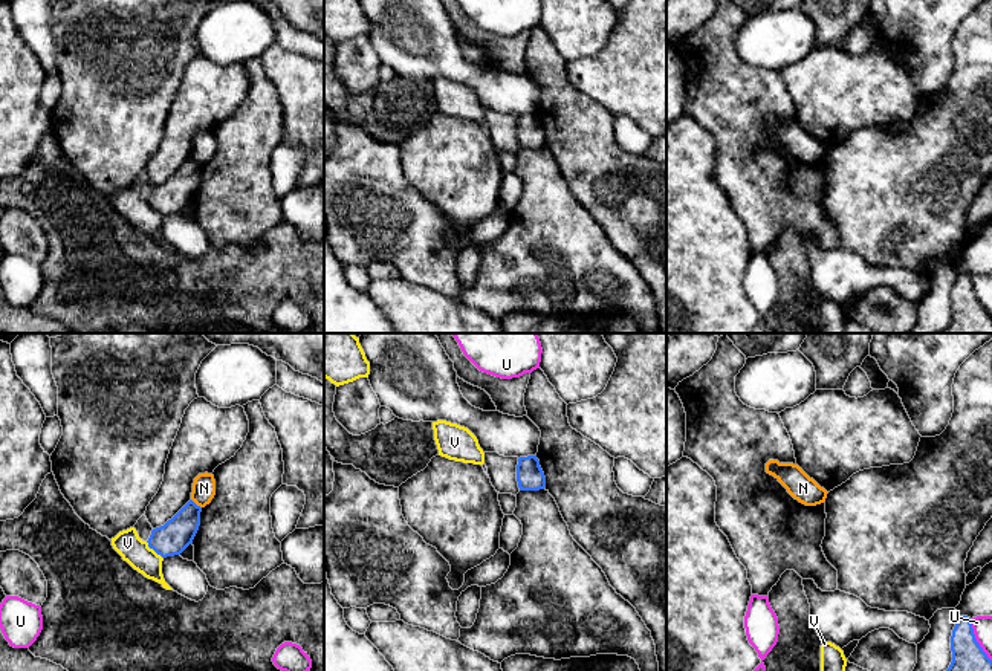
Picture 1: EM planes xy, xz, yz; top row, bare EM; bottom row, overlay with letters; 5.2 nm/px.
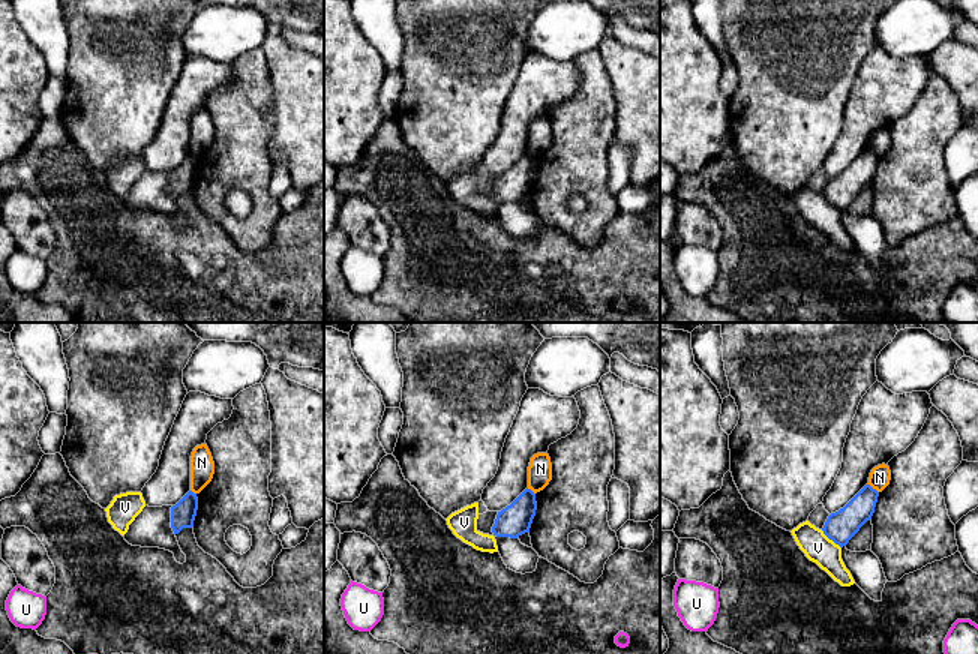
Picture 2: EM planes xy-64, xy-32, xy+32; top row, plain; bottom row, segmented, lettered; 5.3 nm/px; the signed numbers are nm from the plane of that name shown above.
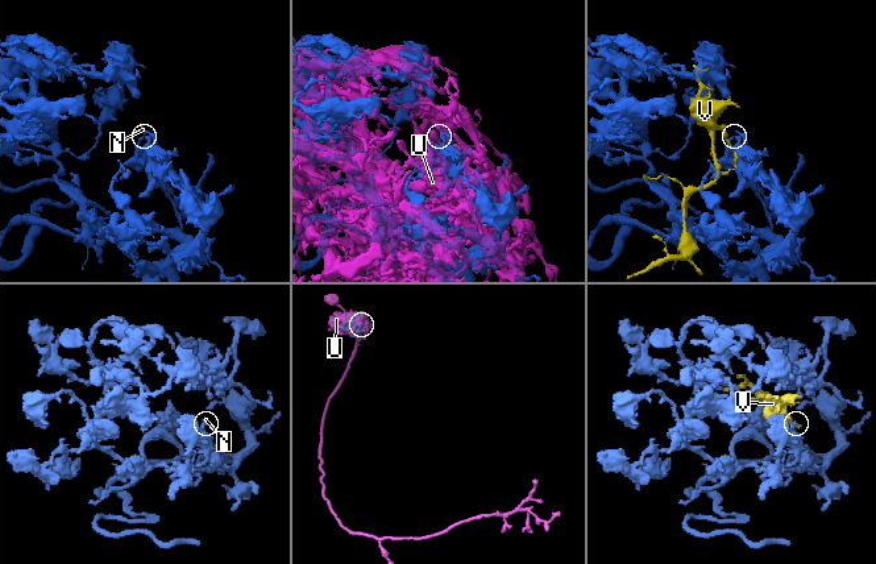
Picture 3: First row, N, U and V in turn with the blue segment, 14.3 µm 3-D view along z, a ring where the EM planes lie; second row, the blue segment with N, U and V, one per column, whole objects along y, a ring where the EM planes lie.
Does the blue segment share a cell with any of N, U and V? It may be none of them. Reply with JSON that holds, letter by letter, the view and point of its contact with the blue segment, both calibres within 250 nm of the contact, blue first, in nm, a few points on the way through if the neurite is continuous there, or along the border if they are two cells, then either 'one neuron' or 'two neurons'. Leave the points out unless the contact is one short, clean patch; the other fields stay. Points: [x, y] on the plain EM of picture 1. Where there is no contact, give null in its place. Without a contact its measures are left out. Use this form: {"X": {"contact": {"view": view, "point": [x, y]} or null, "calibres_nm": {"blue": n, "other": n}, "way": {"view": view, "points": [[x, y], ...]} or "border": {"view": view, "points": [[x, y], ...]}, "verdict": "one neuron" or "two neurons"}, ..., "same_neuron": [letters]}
{"N": {"contact": {"view": "xy", "point": [194, 161]}, "calibres_nm": {"blue": 170, "other": 130}, "border": {"view": "xy", "points": [[191, 156], [200, 165]]}, "verdict": "two neurons"}, "U": {"contact": {"view": "yz", "point": [975, 298]}, "calibres_nm": {"blue": 240, "other": 100}, "verdict": "two neurons"}, "V": {"contact": {"view": "xy", "point": [153, 207]}, "calibres_nm": {"blue": 170, "other": 140}, "verdict": "two neurons"}, "same_neuron": []}

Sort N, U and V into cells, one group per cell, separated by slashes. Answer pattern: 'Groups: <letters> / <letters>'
Groups: N V / U

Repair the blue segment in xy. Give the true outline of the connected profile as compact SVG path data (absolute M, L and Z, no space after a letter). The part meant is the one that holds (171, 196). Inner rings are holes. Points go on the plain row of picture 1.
M190 157L164 183L151 188L148 205L162 216L180 212L190 202L200 183L202 165Z

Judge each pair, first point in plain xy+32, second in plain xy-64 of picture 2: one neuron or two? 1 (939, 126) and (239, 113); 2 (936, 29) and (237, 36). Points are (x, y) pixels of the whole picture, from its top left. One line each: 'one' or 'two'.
1: one
2: one

